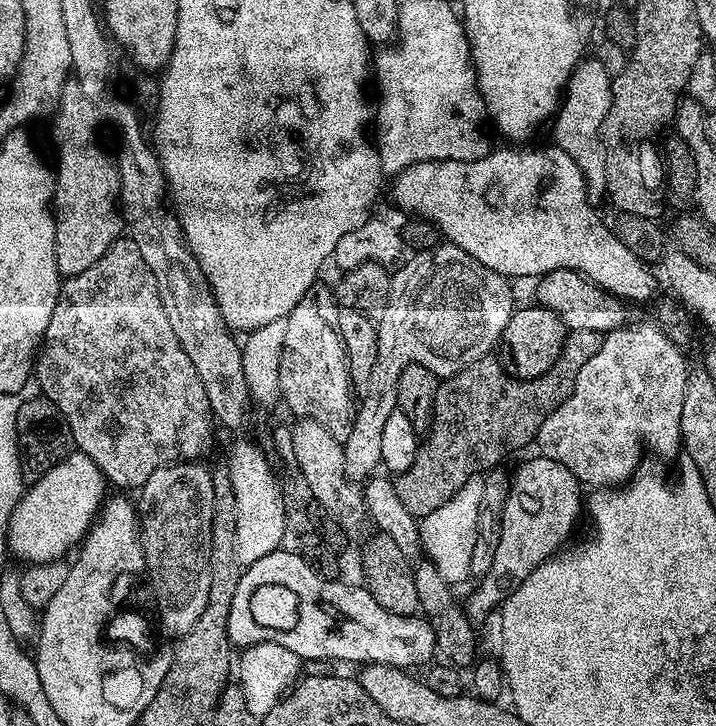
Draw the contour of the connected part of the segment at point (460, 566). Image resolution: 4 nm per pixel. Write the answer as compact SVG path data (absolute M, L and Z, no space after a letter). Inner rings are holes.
M481 475L472 476L461 484L457 494L444 502L437 510L421 519L421 547L432 564L436 565L442 578L451 584L469 579L470 557L477 542L477 514L481 506L481 494L484 479Z

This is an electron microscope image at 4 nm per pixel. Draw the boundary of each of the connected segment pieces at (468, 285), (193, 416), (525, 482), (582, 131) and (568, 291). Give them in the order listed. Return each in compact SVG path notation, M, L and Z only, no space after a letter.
M441 242L433 248L413 251L409 256L412 257L408 261L405 259L395 269L397 272L391 273L390 294L384 311L378 317L376 330L378 359L370 374L370 386L367 392L359 397L350 438L343 441L346 474L353 482L367 481L381 467L382 429L386 427L386 418L390 418L390 414L397 411L398 374L402 374L402 370L406 370L406 366L411 364L426 366L437 378L458 374L478 358L489 355L493 351L492 347L500 344L500 336L506 330L506 322L510 322L514 311L512 288L508 285L511 283L494 270L482 266L482 262L470 258L466 250Z
M127 238L113 240L106 254L102 254L102 258L94 262L94 266L82 270L82 274L67 277L61 283L60 297L54 306L54 314L50 314L50 326L46 326L44 339L40 342L38 355L34 360L34 380L40 383L39 391L44 399L54 402L62 418L66 418L73 445L96 463L109 485L118 484L122 487L119 489L143 489L144 483L150 478L150 474L154 474L156 468L177 462L199 461L204 458L208 447L212 444L214 417L210 408L210 398L206 398L206 386L202 386L202 378L198 378L198 370L194 370L194 362L186 358L186 350L182 350L182 342L178 342L178 337L175 336L174 329L166 318L166 310L162 310L162 298L158 298L158 282L154 282L154 274L150 274L150 266L142 262L142 254L138 254L138 246L134 246L134 242Z
M533 454L533 456L530 457L529 460L526 461L516 473L514 471L511 473L510 483L508 486L508 497L506 498L504 509L502 510L502 538L498 538L498 551L494 553L494 562L491 564L490 570L484 576L479 577L477 584L480 585L478 585L477 588L474 589L468 596L468 608L466 604L466 615L469 620L479 622L479 620L484 620L487 618L488 612L493 611L492 613L495 613L497 609L503 605L505 598L508 597L509 592L511 592L513 588L518 587L519 584L523 584L525 578L527 578L539 564L546 562L551 556L557 555L557 553L559 553L561 549L567 545L564 543L567 542L568 535L575 530L576 523L580 520L580 512L582 516L582 496L580 500L580 491L582 491L580 481L577 480L574 474L570 474L570 470L566 470L566 466L562 466L558 462L554 462L550 458L546 458L545 456L539 454Z
M594 56L581 59L568 79L559 110L555 115L555 145L574 158L584 174L591 201L607 195L606 162L603 141L603 128L612 101L612 76Z
M559 268L548 272L545 276L535 281L536 300L535 303L541 308L554 310L554 314L560 316L565 329L577 332L578 330L594 330L601 334L612 332L615 328L623 328L629 323L629 306L623 299L605 292L597 284L587 280L581 272L575 272L569 268Z

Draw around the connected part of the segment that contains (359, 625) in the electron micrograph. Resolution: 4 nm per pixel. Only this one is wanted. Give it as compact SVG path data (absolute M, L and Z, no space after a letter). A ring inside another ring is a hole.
M277 550L258 558L258 562L247 565L241 574L241 581L230 602L228 636L229 642L243 650L263 640L286 646L301 661L349 660L355 666L385 664L391 668L416 670L419 664L427 665L436 652L436 630L431 620L423 615L403 616L390 614L369 594L368 589L356 584L343 584L340 578L329 578L315 572L299 551Z

